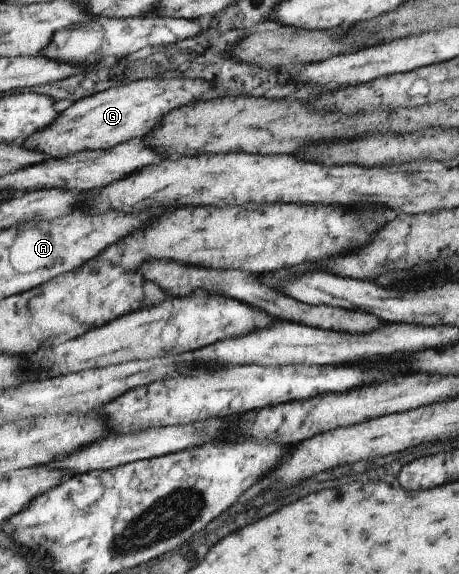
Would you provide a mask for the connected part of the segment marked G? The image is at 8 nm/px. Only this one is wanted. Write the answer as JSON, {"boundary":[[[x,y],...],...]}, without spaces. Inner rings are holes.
{"boundary":[[[149,78],[131,81],[129,84],[116,84],[110,89],[75,101],[61,111],[51,124],[19,143],[29,150],[60,159],[81,151],[112,149],[131,139],[141,140],[160,123],[166,112],[187,103],[197,103],[197,96],[205,91],[216,90],[213,84],[209,84],[211,82],[207,80],[189,78]]]}

